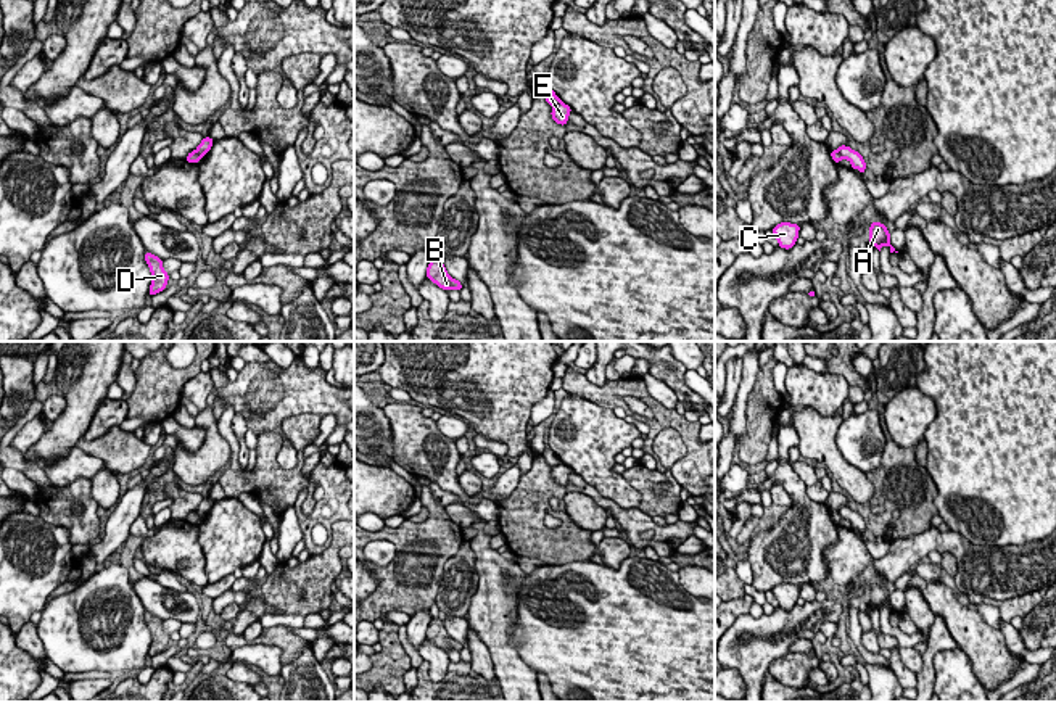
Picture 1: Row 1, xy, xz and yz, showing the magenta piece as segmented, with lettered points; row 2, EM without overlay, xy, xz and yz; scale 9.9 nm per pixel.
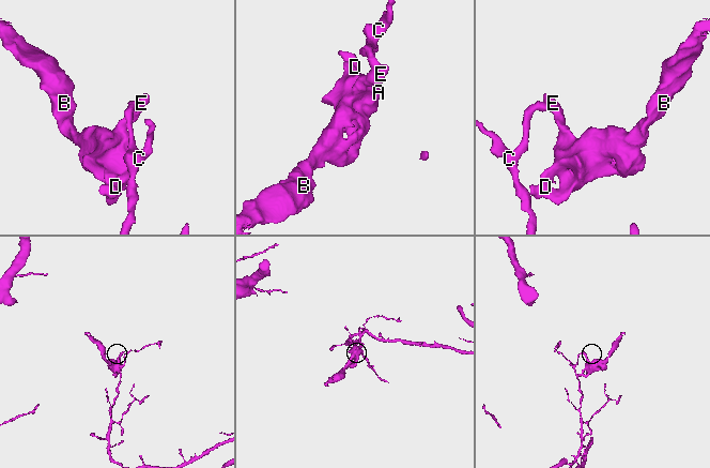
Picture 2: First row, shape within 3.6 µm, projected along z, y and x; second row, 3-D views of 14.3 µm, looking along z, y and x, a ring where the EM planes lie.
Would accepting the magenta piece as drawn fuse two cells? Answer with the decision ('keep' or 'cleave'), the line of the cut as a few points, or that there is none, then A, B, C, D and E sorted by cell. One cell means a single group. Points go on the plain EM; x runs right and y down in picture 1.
cleave; cut in xz along (560, 462), (554, 467); A B D E / C

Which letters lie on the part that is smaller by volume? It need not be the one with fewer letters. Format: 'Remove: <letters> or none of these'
Remove: A, B, D, E

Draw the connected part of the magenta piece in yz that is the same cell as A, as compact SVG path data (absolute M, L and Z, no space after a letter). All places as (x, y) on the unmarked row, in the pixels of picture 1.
M874 581L869 588L869 604L876 607L879 612L884 605L890 609L890 613L898 613L892 604L890 604L890 593L887 591L887 586Z

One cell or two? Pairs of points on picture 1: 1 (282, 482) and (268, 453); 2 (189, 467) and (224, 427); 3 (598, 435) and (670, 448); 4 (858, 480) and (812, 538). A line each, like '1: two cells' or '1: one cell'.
1: one cell
2: two cells
3: two cells
4: two cells

